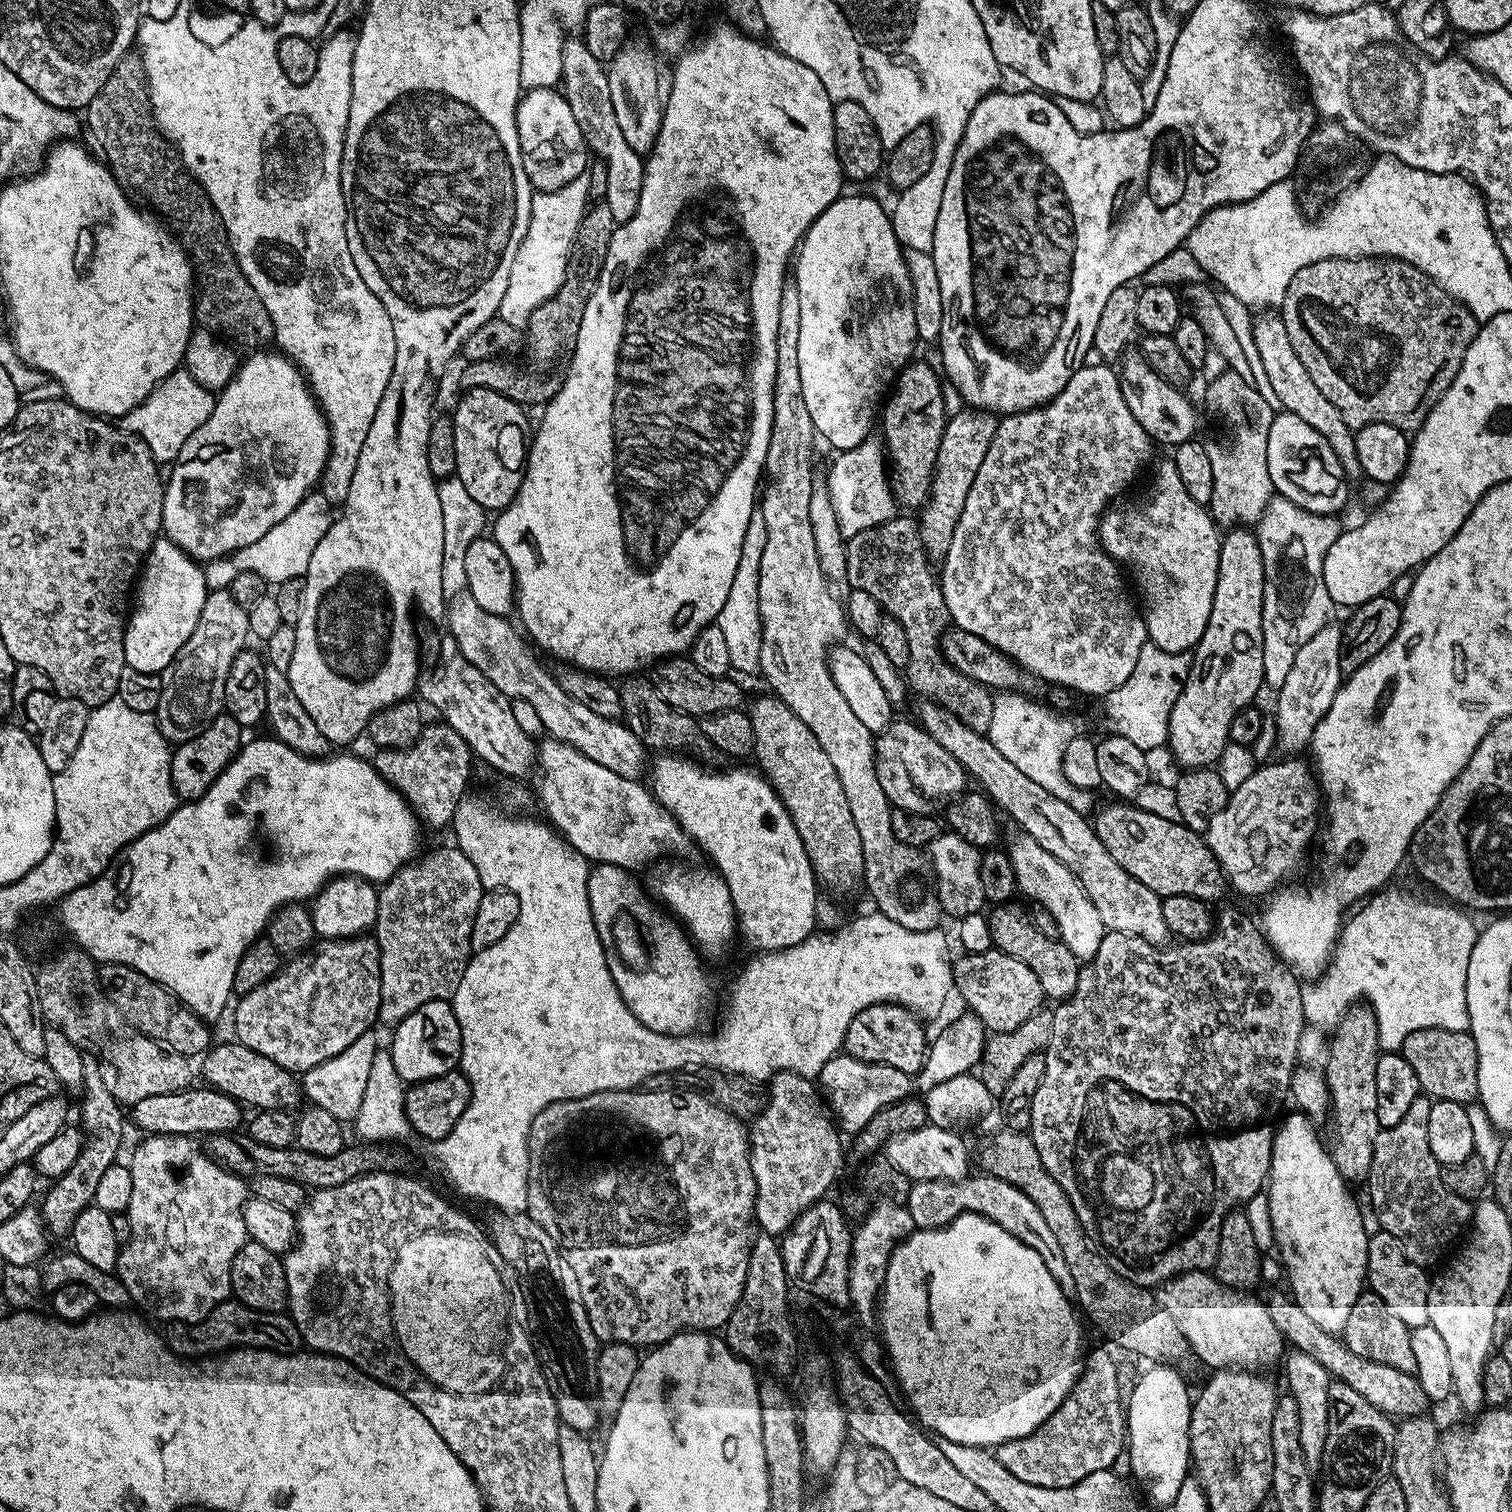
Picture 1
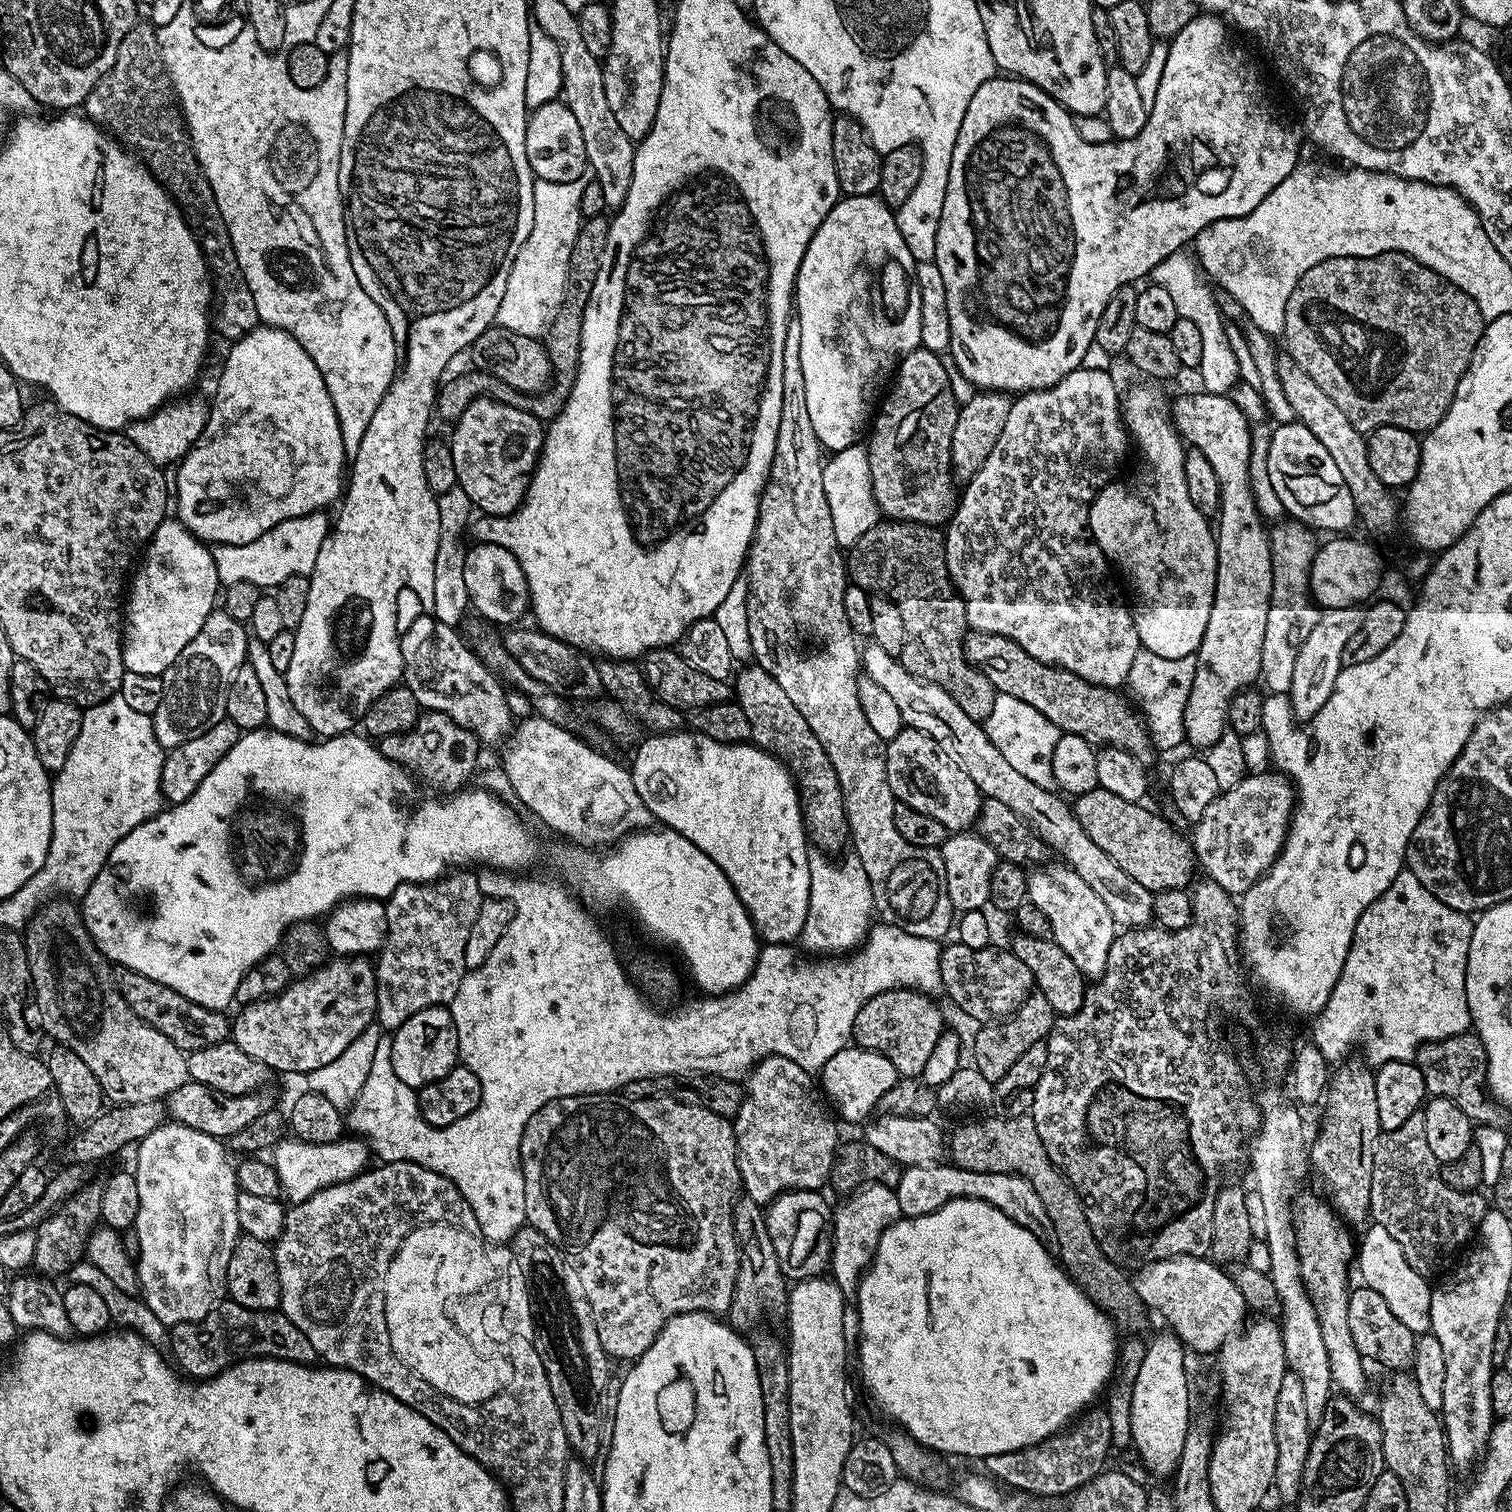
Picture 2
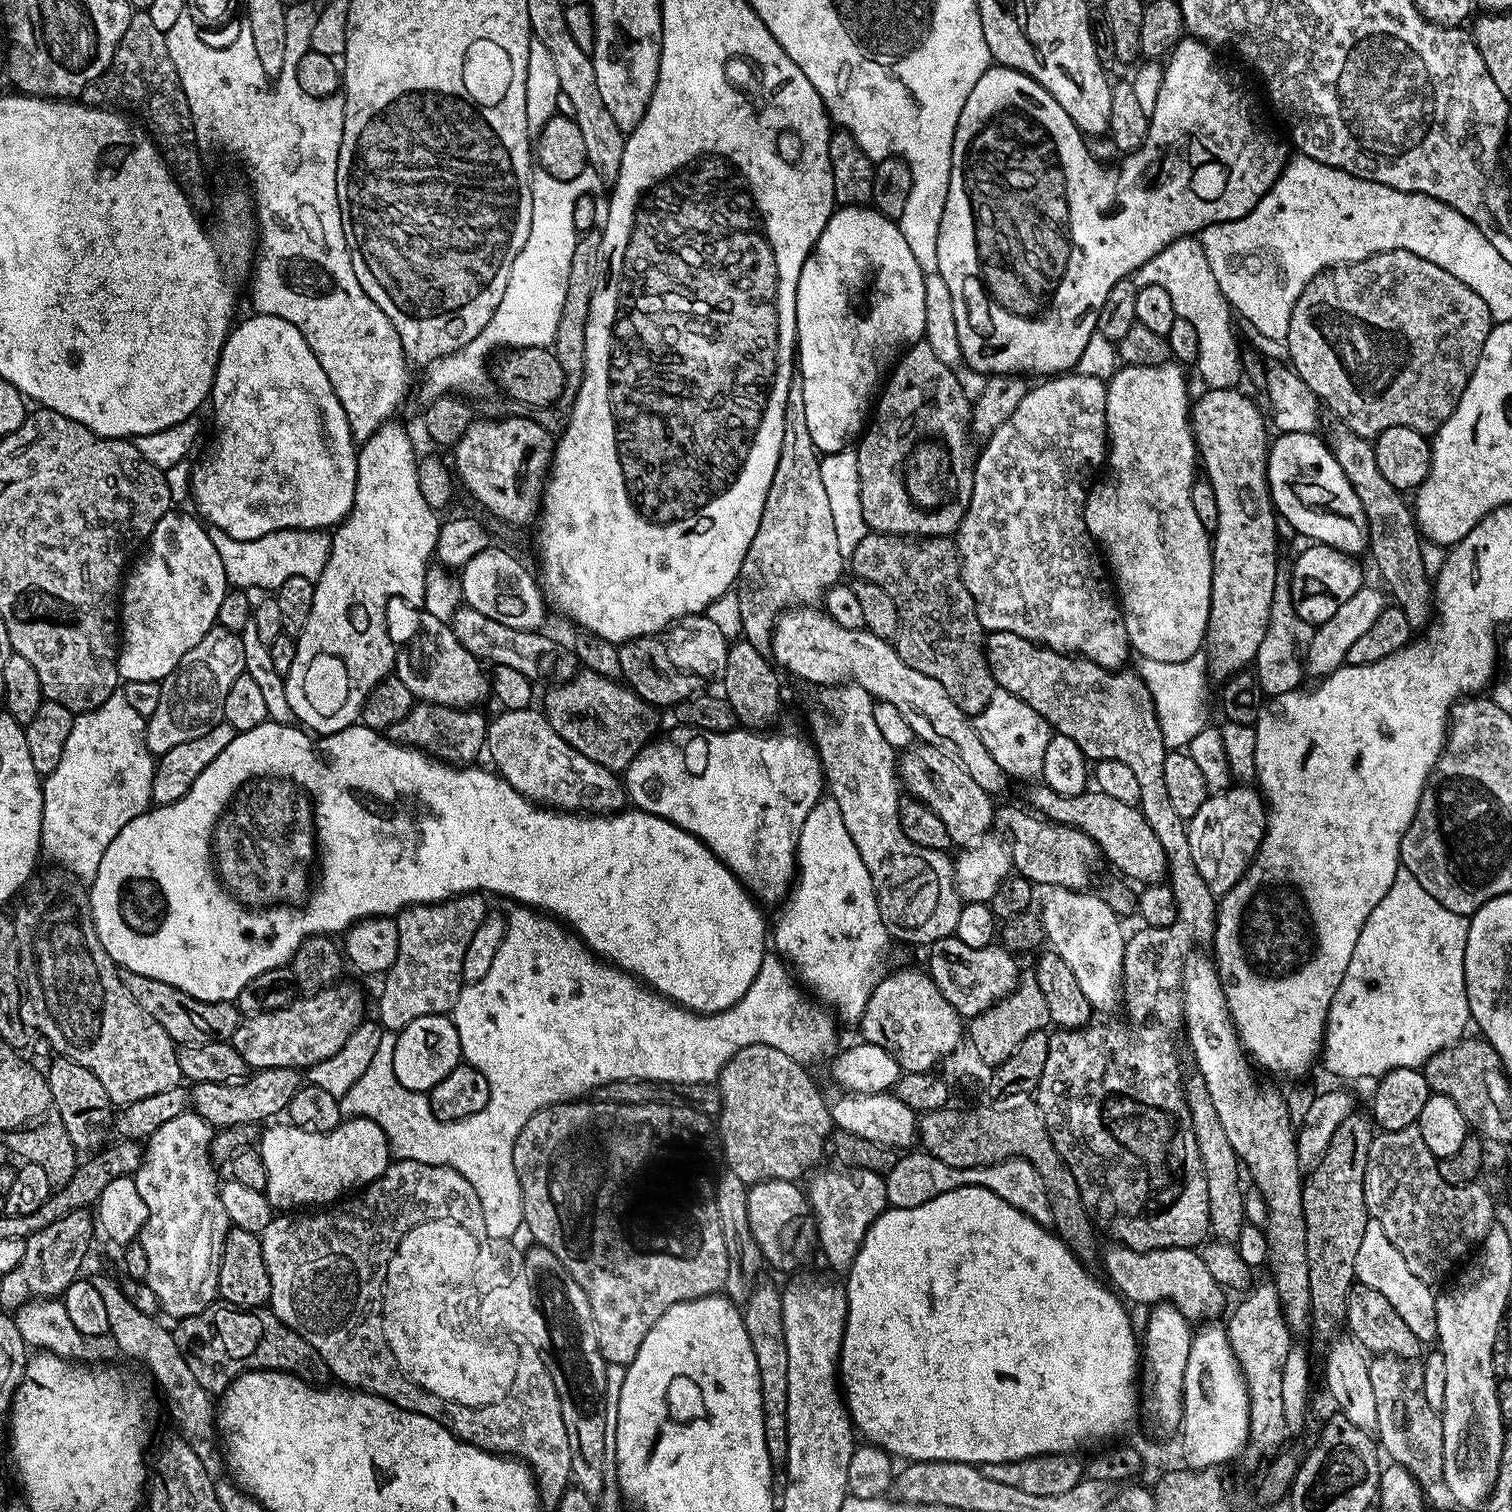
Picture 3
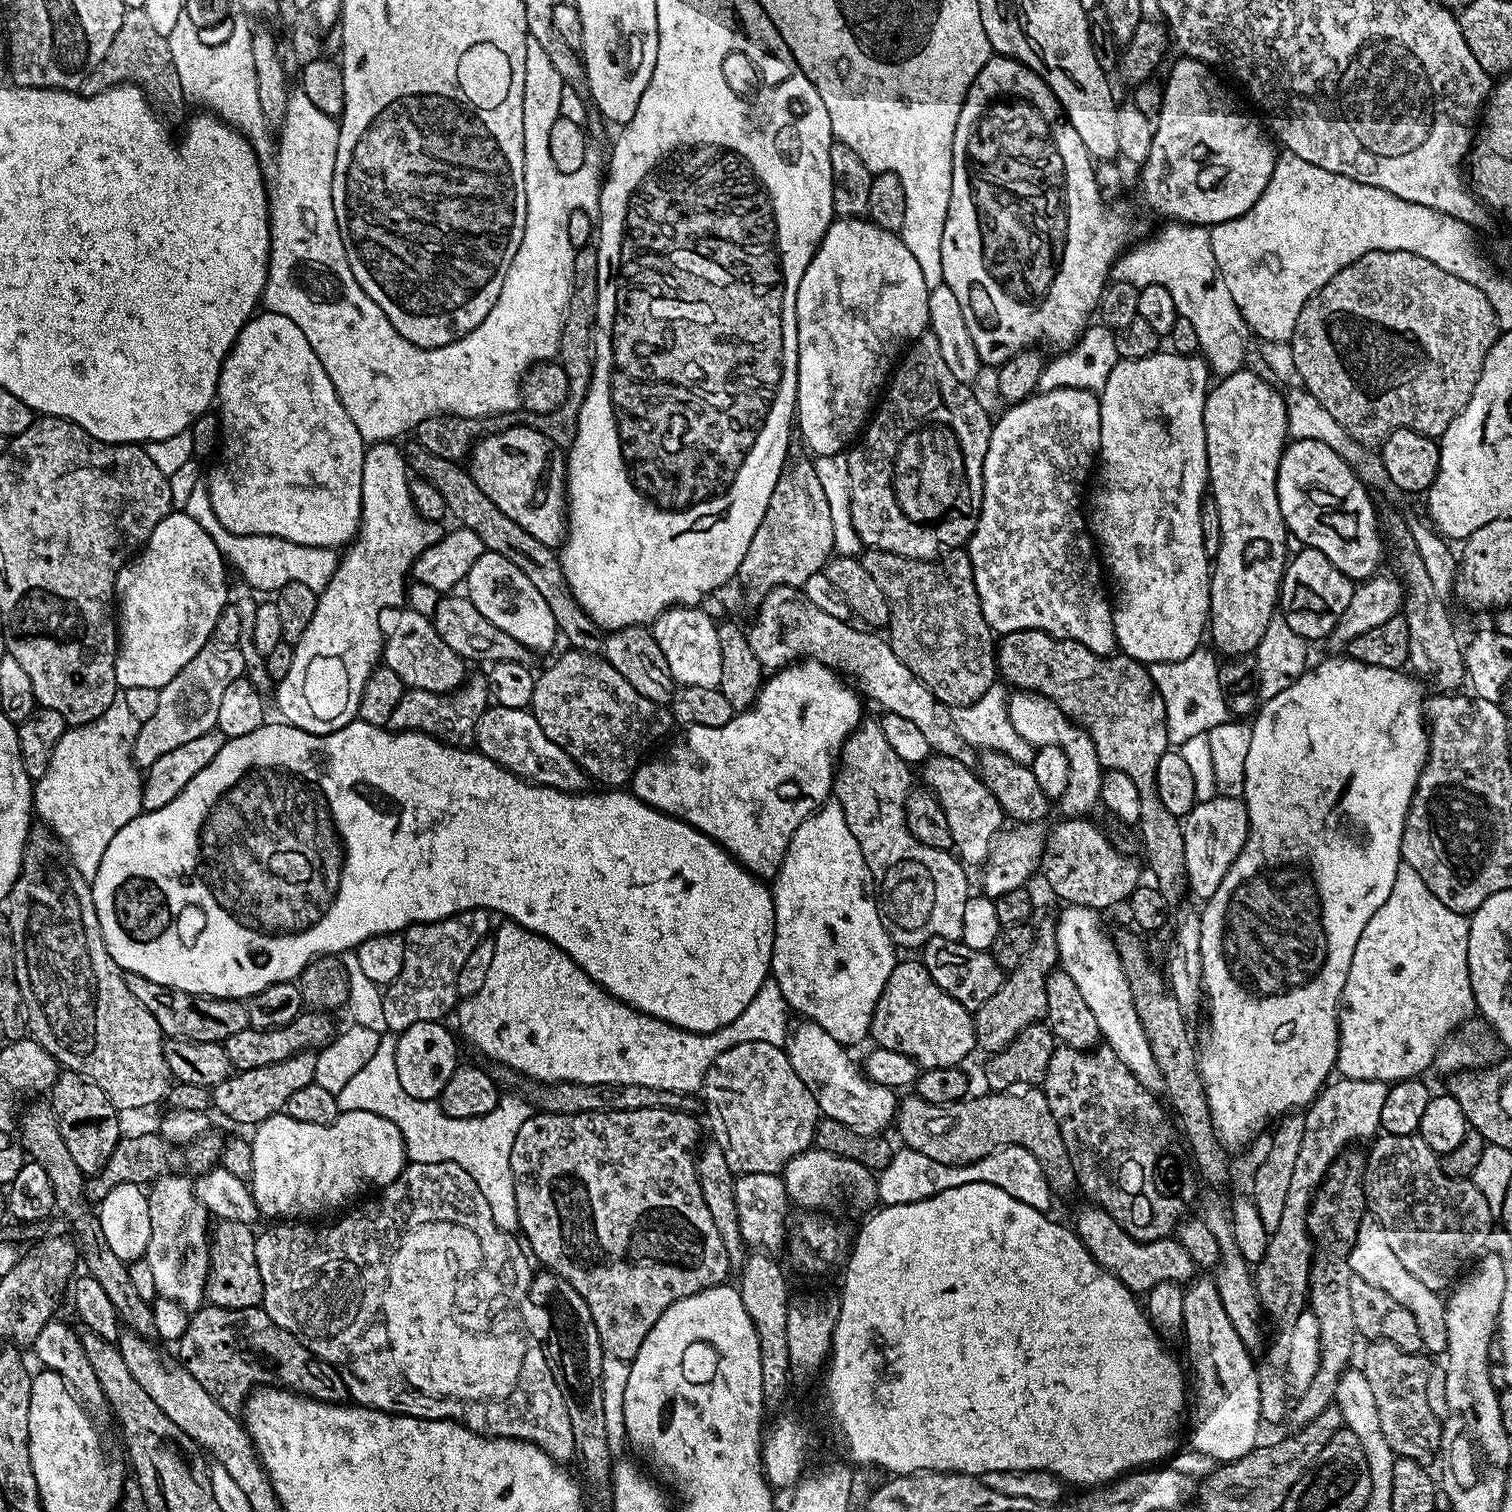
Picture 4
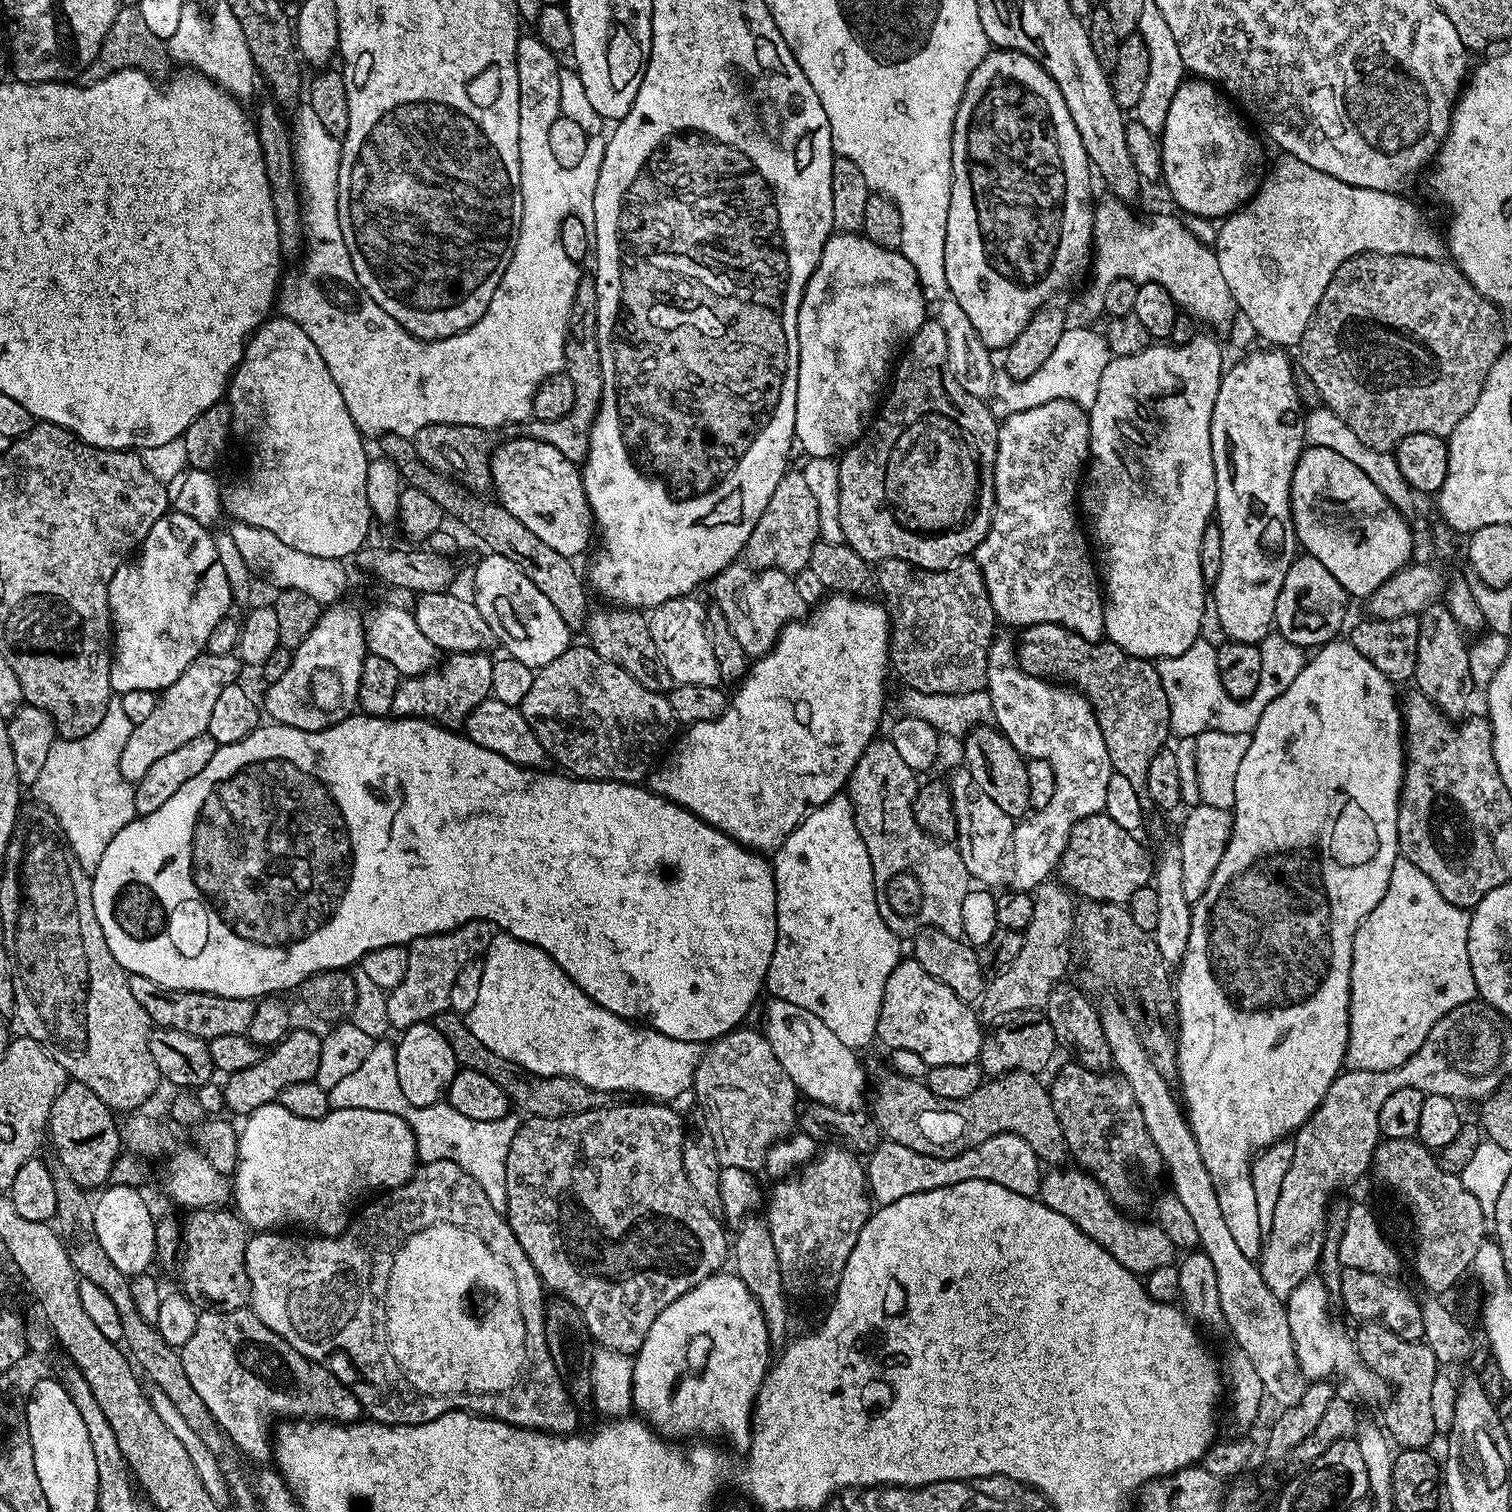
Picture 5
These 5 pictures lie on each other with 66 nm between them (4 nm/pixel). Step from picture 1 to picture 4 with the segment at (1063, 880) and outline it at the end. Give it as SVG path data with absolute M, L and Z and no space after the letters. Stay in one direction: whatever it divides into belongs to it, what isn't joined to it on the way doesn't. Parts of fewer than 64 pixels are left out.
M1069 904L1061 909L1060 916L1055 917L1059 967L1070 974L1070 978L1074 978L1086 1006L1090 1006L1090 1011L1098 1022L1103 1043L1116 1053L1144 1089L1157 1094L1165 1093L1164 1076L1153 1058L1146 1030L1143 1029L1132 997L1131 984L1127 981L1113 937L1100 921L1101 913L1095 908L1077 904Z

